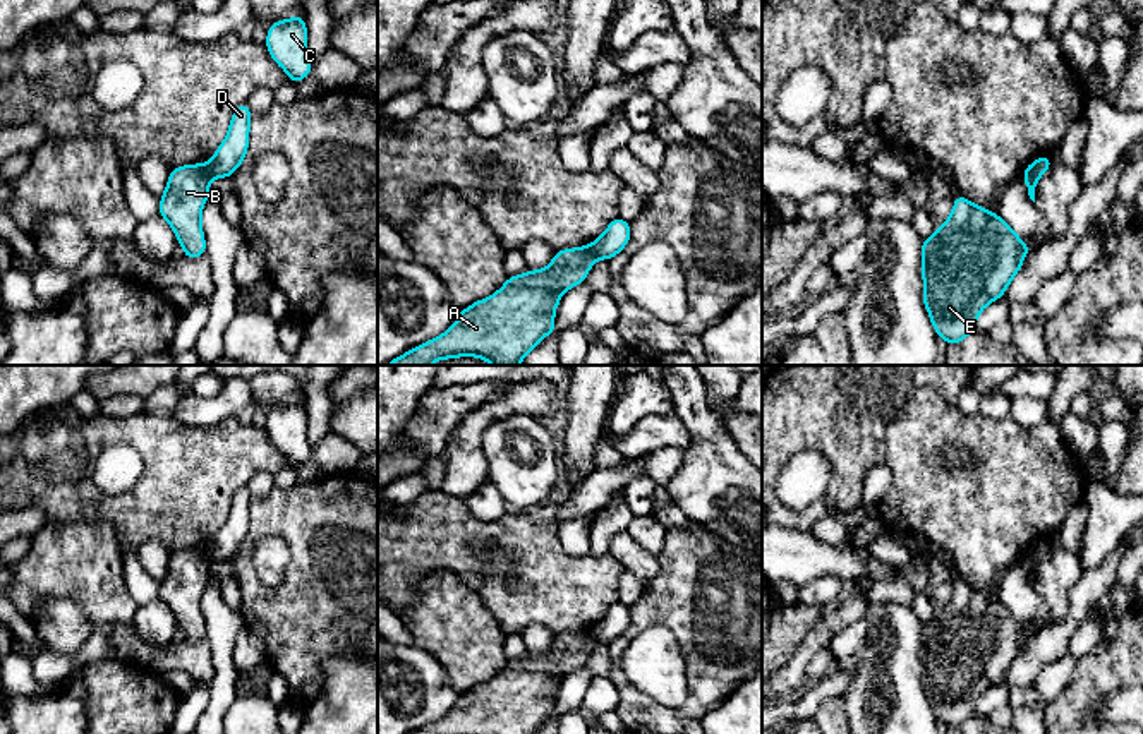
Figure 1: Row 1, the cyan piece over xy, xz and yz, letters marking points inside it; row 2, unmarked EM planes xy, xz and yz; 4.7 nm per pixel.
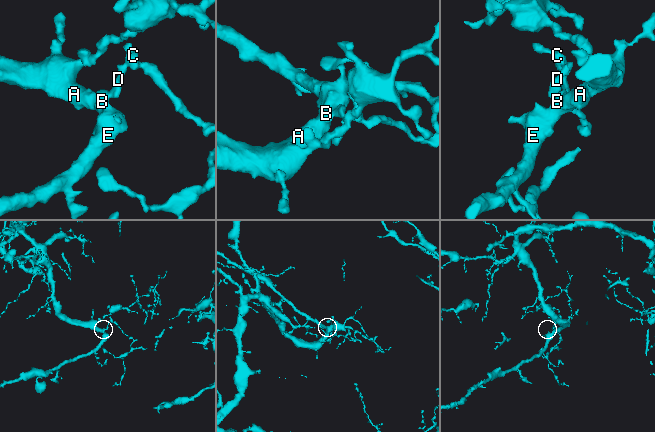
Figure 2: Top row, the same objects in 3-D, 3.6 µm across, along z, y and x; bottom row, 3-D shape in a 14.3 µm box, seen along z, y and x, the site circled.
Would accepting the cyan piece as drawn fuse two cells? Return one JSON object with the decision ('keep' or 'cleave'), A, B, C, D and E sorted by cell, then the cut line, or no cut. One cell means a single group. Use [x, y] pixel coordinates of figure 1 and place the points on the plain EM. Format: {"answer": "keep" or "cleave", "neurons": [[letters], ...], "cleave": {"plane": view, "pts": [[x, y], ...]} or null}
{"answer": "cleave", "neurons": [["A", "B", "E"], ["C", "D"]], "cleave": {"plane": "xy", "pts": [[206, 547], [206, 554], [211, 559]]}}

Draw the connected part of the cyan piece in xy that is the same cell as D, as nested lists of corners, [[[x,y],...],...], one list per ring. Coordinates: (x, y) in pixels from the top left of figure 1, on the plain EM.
[[[240,487],[232,497],[230,513],[227,521],[215,535],[211,545],[208,547],[208,556],[215,563],[227,563],[235,557],[235,554],[244,547],[249,532],[249,509],[251,494],[247,487]]]

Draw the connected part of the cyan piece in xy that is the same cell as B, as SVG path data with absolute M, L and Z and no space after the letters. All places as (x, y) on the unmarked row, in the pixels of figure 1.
M208 547L177 550L160 581L160 600L173 612L187 643L206 638L201 597L209 580L209 564Z

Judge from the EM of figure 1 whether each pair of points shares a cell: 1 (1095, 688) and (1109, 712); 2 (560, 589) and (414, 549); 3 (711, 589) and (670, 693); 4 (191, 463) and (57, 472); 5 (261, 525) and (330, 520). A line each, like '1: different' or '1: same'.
1: different
2: same
3: different
4: same
5: same

